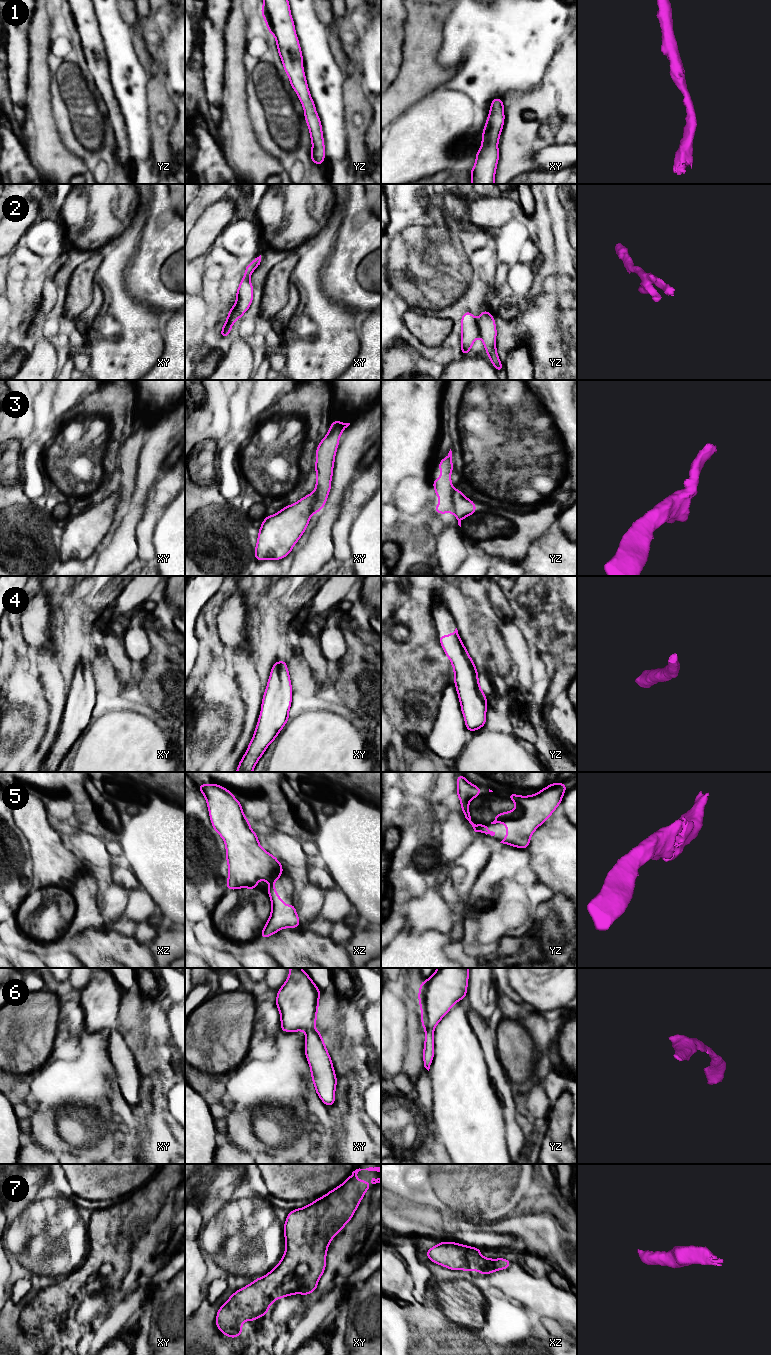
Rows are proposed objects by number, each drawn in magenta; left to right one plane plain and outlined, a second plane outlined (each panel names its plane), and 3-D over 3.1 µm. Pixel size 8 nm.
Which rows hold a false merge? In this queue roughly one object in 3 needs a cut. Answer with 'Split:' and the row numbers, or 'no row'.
Split: 2, 3

